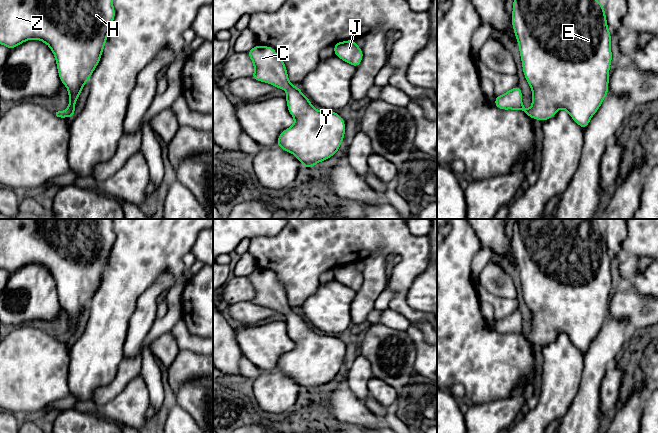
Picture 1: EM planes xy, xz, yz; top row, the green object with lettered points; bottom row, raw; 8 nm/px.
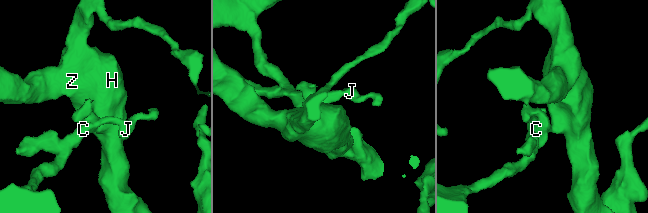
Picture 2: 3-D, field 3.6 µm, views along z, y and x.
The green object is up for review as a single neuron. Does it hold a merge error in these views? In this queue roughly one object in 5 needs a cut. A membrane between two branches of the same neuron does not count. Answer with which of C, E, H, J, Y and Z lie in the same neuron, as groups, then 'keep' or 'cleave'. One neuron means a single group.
C E H J Y Z | keep

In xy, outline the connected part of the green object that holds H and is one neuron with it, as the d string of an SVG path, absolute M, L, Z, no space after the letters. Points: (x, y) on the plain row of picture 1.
M0 219L0 268L9 273L28 264L40 264L47 268L56 283L61 307L68 313L69 329L57 341L72 342L76 325L86 306L96 293L115 242L112 219Z

